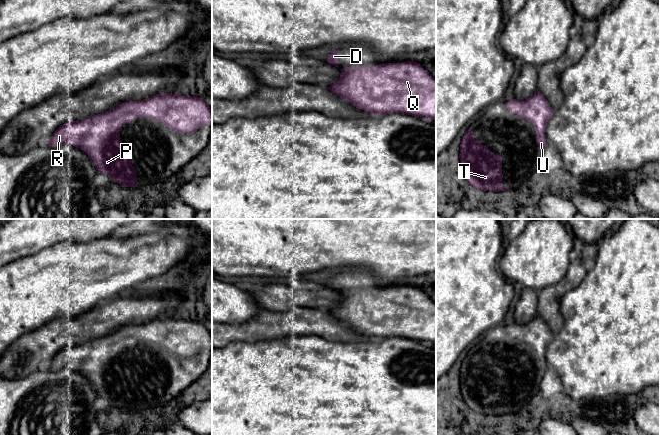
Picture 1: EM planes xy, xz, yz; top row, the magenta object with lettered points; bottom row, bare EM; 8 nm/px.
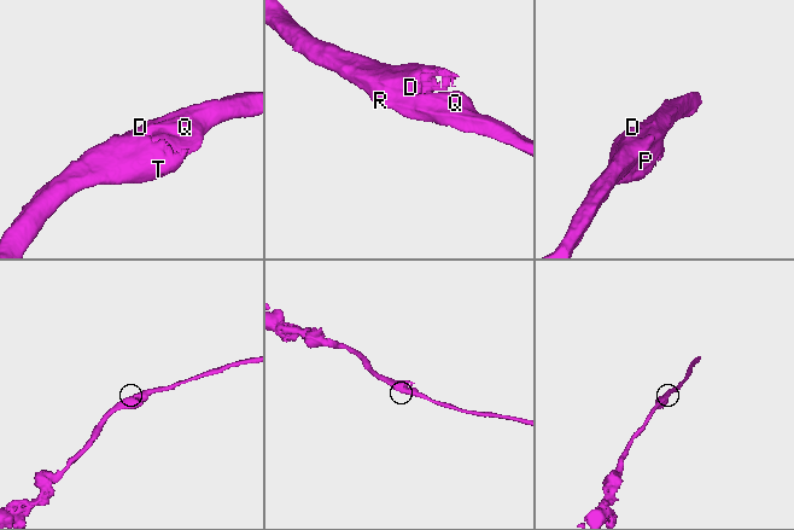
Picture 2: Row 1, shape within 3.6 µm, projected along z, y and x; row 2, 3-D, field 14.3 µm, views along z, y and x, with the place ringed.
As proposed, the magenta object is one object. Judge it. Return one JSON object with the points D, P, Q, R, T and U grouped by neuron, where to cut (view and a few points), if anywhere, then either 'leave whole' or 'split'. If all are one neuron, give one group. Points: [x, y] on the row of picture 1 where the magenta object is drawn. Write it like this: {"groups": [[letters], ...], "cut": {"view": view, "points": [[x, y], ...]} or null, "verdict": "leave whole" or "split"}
{"groups": [["D", "P", "Q", "R", "T", "U"]], "cut": null, "verdict": "leave whole"}

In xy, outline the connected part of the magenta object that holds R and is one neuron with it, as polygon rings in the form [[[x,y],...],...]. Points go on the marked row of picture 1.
[[[163,92],[148,99],[124,102],[82,121],[70,120],[61,125],[46,143],[51,147],[73,145],[93,159],[98,174],[108,174],[115,183],[125,187],[138,187],[137,170],[131,165],[129,156],[124,153],[126,145],[120,138],[120,129],[123,124],[129,124],[133,119],[142,116],[154,118],[177,133],[192,133],[202,125],[211,124],[212,121],[212,111],[202,98]]]

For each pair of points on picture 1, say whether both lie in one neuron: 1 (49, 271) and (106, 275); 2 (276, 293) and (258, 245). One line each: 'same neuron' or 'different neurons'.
1: same neuron
2: different neurons

